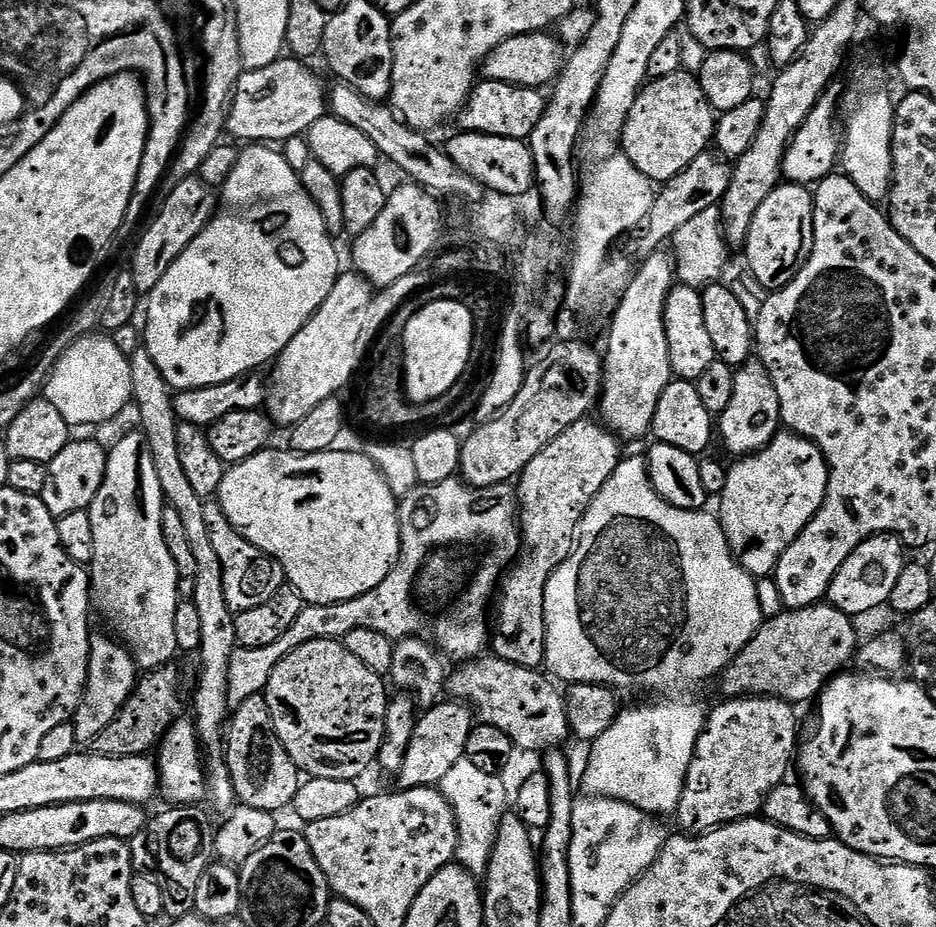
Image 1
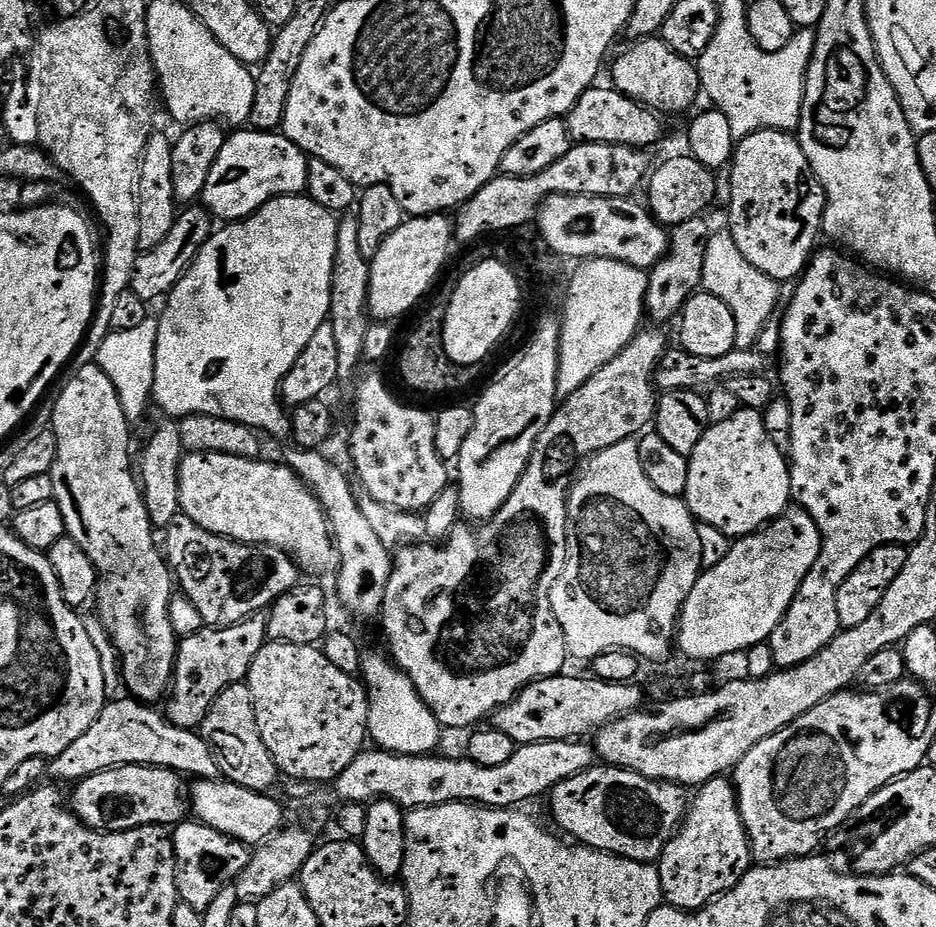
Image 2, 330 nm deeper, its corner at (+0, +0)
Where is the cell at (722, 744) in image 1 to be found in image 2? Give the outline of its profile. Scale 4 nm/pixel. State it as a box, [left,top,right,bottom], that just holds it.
[658,775,754,910]

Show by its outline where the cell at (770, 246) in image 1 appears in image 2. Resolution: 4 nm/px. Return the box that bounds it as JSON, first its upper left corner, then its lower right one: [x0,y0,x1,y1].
[727,128,826,282]

